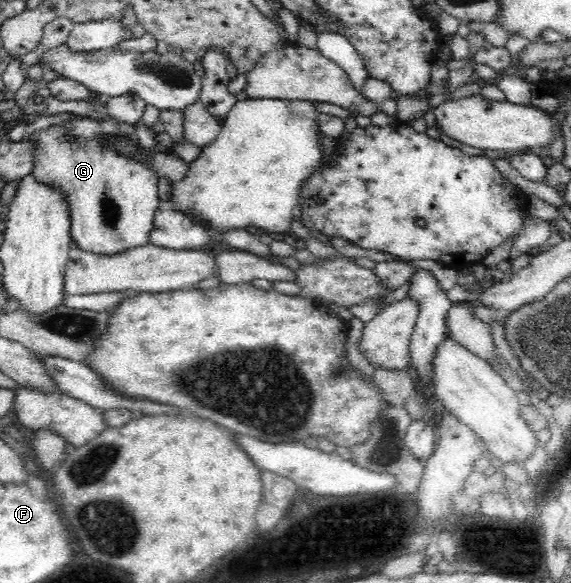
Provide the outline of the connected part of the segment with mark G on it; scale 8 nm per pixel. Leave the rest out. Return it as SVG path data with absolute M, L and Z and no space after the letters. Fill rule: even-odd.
M72 114L68 124L43 129L41 132L30 136L30 141L36 143L34 152L33 175L42 184L53 186L65 196L70 217L70 236L76 242L76 246L86 252L94 252L104 256L112 256L118 252L124 252L132 248L138 248L150 243L150 232L154 230L154 214L158 209L158 180L157 172L154 172L147 162L138 162L131 156L117 154L113 148L113 142L118 136L132 139L144 153L151 155L158 143L154 141L156 132L152 127L138 122L138 124L126 124L115 118L111 121L98 123L88 117Z

